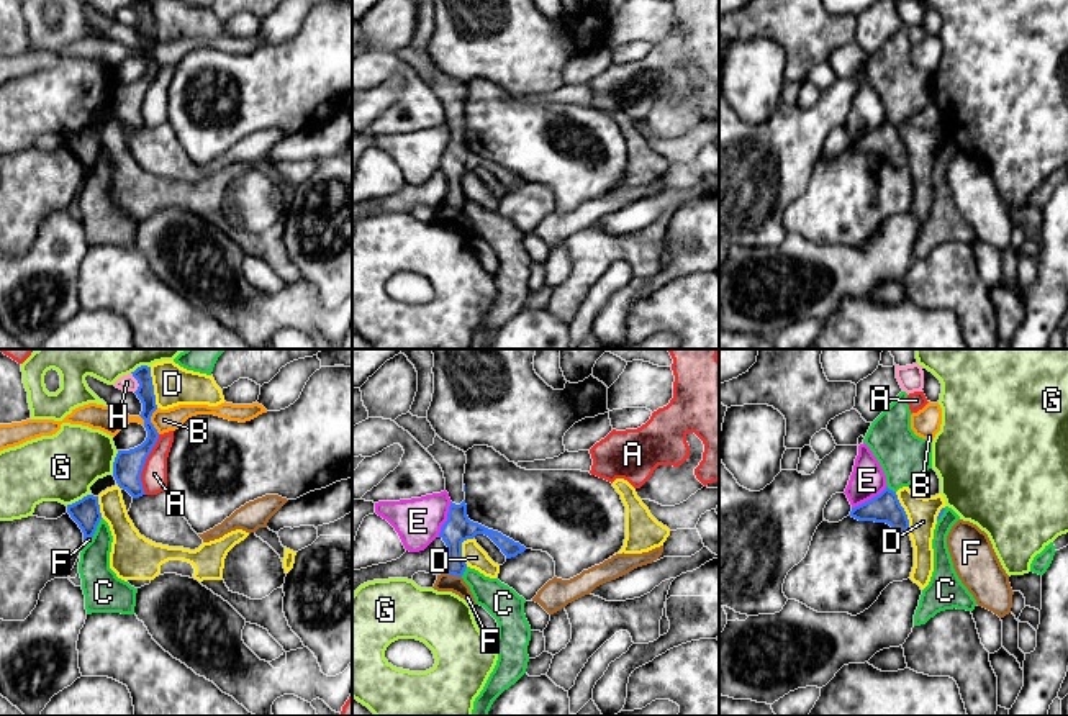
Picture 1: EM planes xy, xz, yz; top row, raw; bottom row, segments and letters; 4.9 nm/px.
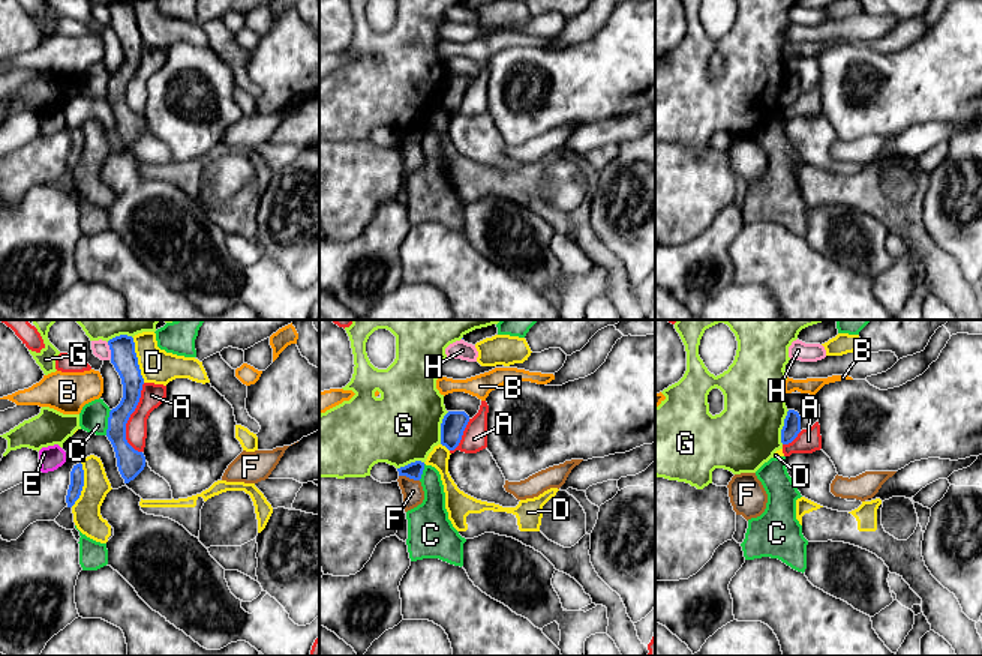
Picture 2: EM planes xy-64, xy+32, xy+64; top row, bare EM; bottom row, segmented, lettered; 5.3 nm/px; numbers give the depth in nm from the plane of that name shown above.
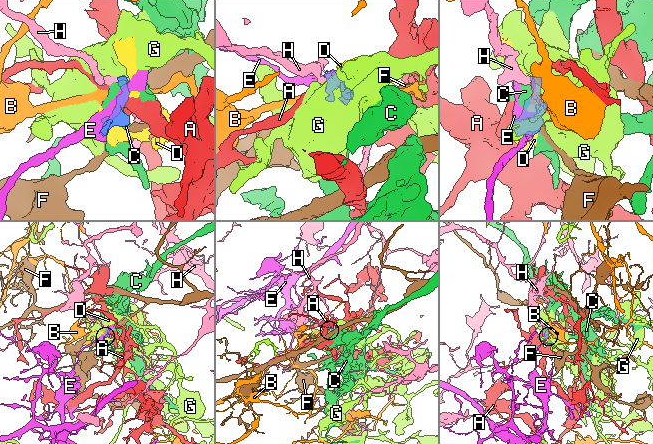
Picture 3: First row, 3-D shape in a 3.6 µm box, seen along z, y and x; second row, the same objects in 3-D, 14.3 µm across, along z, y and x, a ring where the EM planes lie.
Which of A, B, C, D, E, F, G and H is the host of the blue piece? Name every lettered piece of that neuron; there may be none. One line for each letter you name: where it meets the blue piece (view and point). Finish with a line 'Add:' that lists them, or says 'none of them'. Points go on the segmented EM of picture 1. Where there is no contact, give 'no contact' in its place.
Add: none of them

